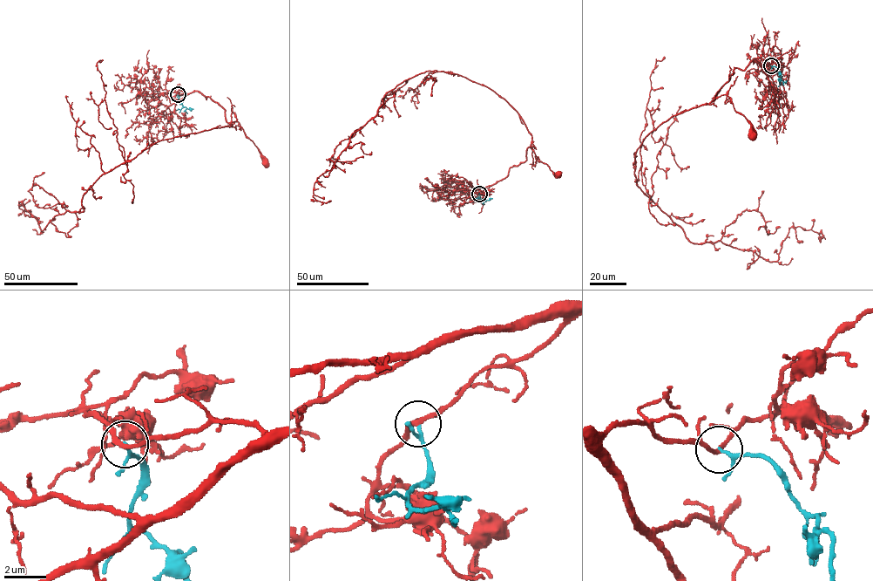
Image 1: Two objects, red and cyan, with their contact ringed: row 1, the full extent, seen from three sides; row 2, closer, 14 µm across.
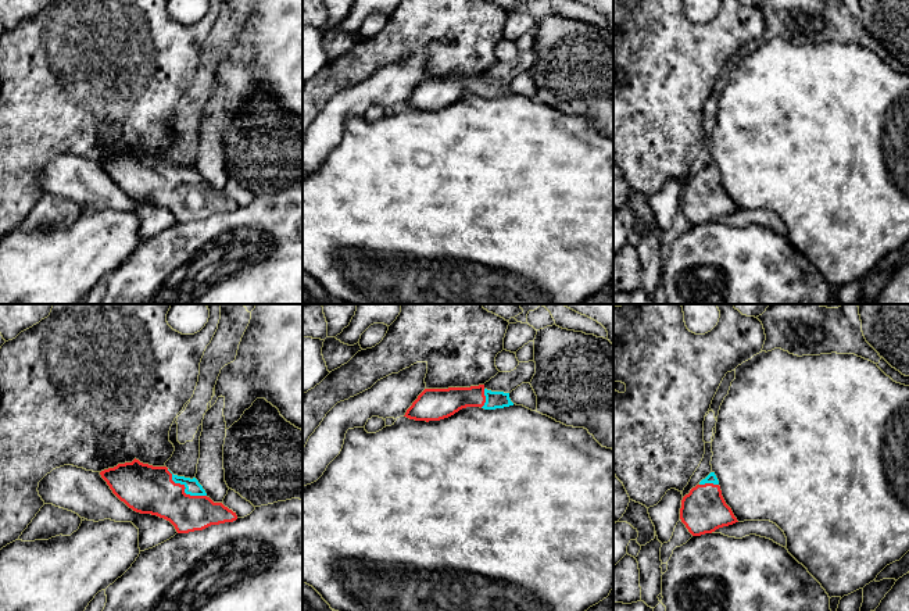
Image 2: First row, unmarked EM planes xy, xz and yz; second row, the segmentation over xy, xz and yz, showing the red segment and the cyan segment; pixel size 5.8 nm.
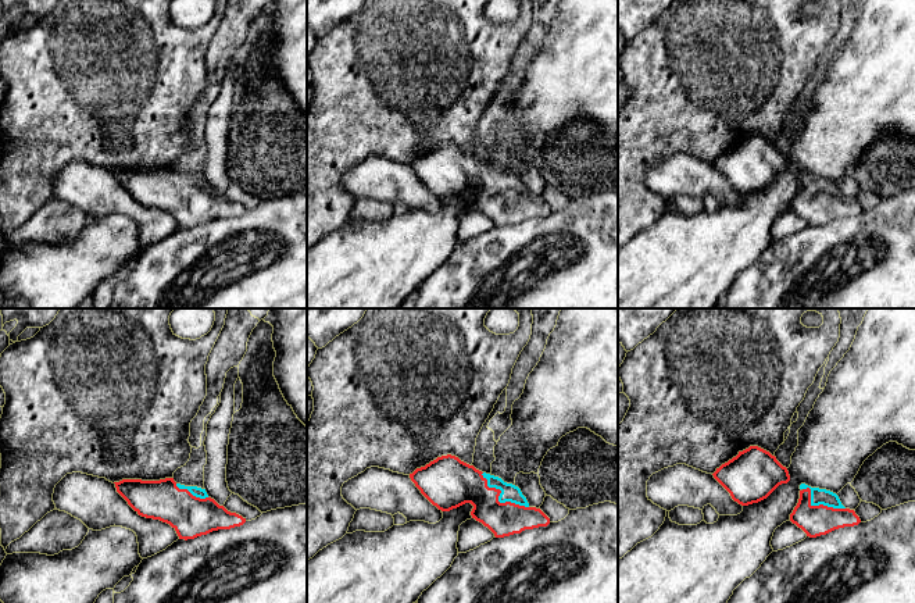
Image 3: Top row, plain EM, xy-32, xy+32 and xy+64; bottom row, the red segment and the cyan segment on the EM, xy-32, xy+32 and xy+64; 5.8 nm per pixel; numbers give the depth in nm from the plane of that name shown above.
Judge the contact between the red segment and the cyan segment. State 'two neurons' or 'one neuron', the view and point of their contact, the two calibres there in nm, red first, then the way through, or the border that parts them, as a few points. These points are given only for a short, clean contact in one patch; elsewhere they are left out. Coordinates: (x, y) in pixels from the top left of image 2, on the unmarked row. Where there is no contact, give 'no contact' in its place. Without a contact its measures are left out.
one neuron; contact xy (185, 177); calibres 280 and 90 nm

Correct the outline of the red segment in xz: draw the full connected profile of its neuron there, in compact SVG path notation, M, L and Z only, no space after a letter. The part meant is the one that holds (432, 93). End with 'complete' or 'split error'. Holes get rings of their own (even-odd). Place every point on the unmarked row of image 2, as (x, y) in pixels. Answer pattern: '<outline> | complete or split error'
M484 74L470 76L425 78L405 104L415 110L440 110L466 96L495 99L513 94L509 82L491 81Z | split error

